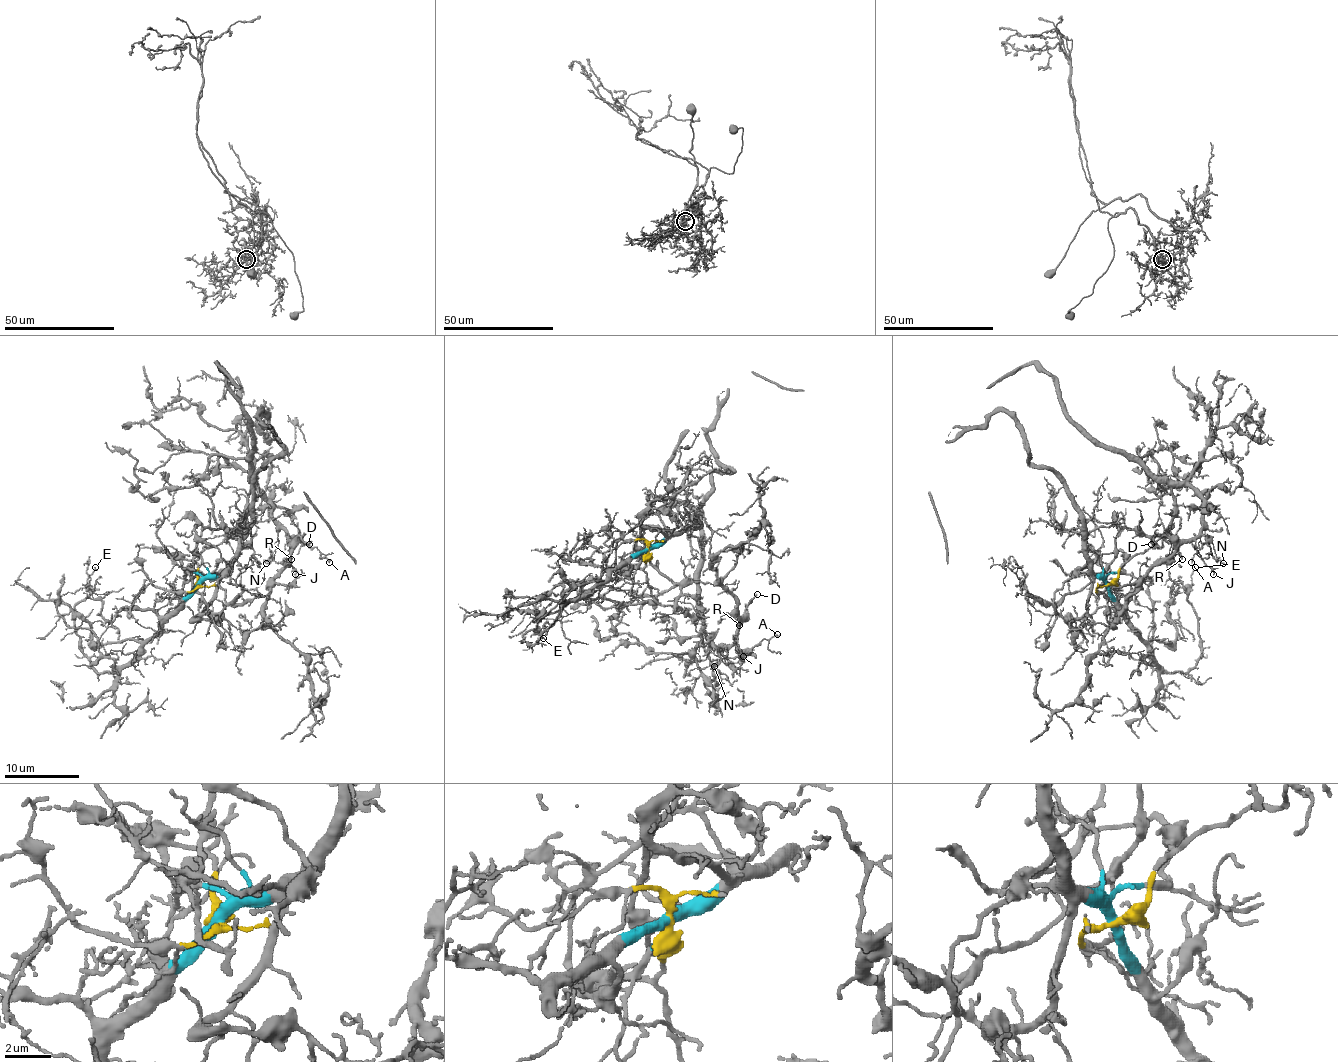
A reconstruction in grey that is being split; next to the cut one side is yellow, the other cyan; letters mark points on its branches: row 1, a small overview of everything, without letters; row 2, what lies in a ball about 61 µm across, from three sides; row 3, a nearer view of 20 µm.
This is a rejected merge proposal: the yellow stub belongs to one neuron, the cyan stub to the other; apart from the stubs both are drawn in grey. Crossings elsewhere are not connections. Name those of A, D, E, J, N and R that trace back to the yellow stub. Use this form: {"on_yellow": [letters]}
{"on_yellow": ["A", "D", "J", "N", "R"]}

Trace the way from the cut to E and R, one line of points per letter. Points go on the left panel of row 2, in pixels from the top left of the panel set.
E: (200, 585), (135, 654), (112, 673), (99, 673), (75, 628), (75, 606), (88, 595), (86, 578), (95, 567)
R: (200, 585), (196, 559), (243, 516), (254, 486), (269, 501), (291, 559)

